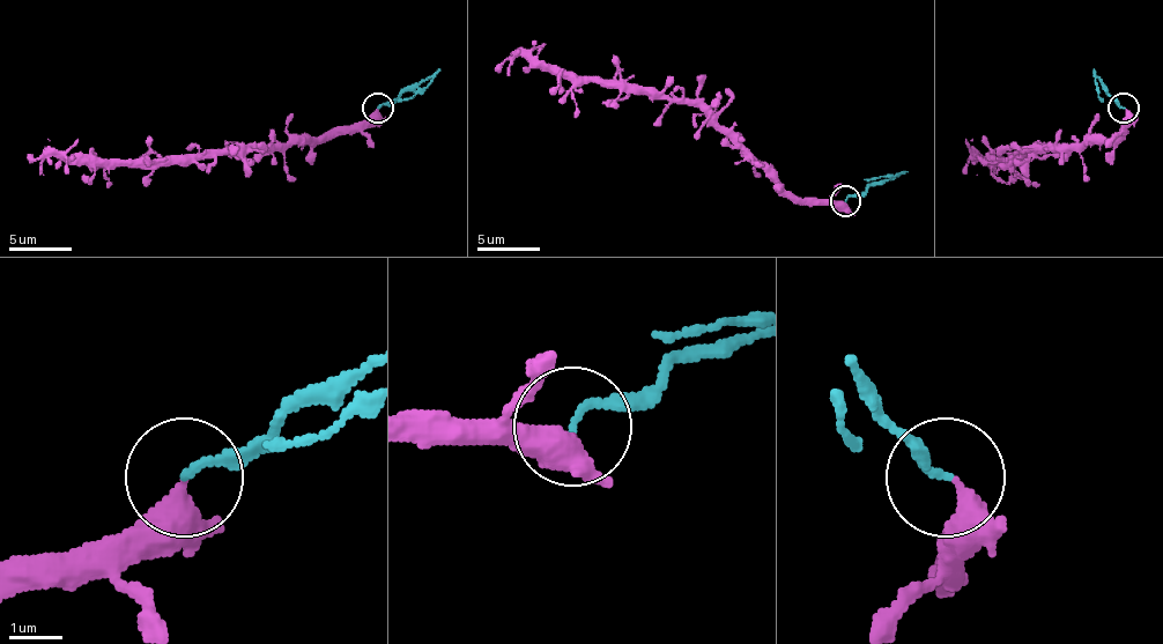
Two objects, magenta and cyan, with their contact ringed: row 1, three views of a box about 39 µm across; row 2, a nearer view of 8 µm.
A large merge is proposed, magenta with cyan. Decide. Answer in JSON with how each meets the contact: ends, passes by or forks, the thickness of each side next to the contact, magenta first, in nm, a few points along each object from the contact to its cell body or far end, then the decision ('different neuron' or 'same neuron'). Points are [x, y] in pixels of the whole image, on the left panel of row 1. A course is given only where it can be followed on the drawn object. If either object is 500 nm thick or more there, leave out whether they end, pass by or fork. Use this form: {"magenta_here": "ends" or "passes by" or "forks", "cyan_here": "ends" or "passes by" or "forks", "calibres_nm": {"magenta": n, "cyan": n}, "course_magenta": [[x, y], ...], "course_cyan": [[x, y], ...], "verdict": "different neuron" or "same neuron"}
{"magenta_here": "ends", "cyan_here": "ends", "calibres_nm": {"magenta": 400, "cyan": 140}, "course_magenta": [[378, 106], [360, 123], [338, 125], [316, 138], [235, 145], [223, 150], [157, 160], [45, 156], [39, 176]], "course_cyan": [[378, 106], [441, 69]], "verdict": "different neuron"}

